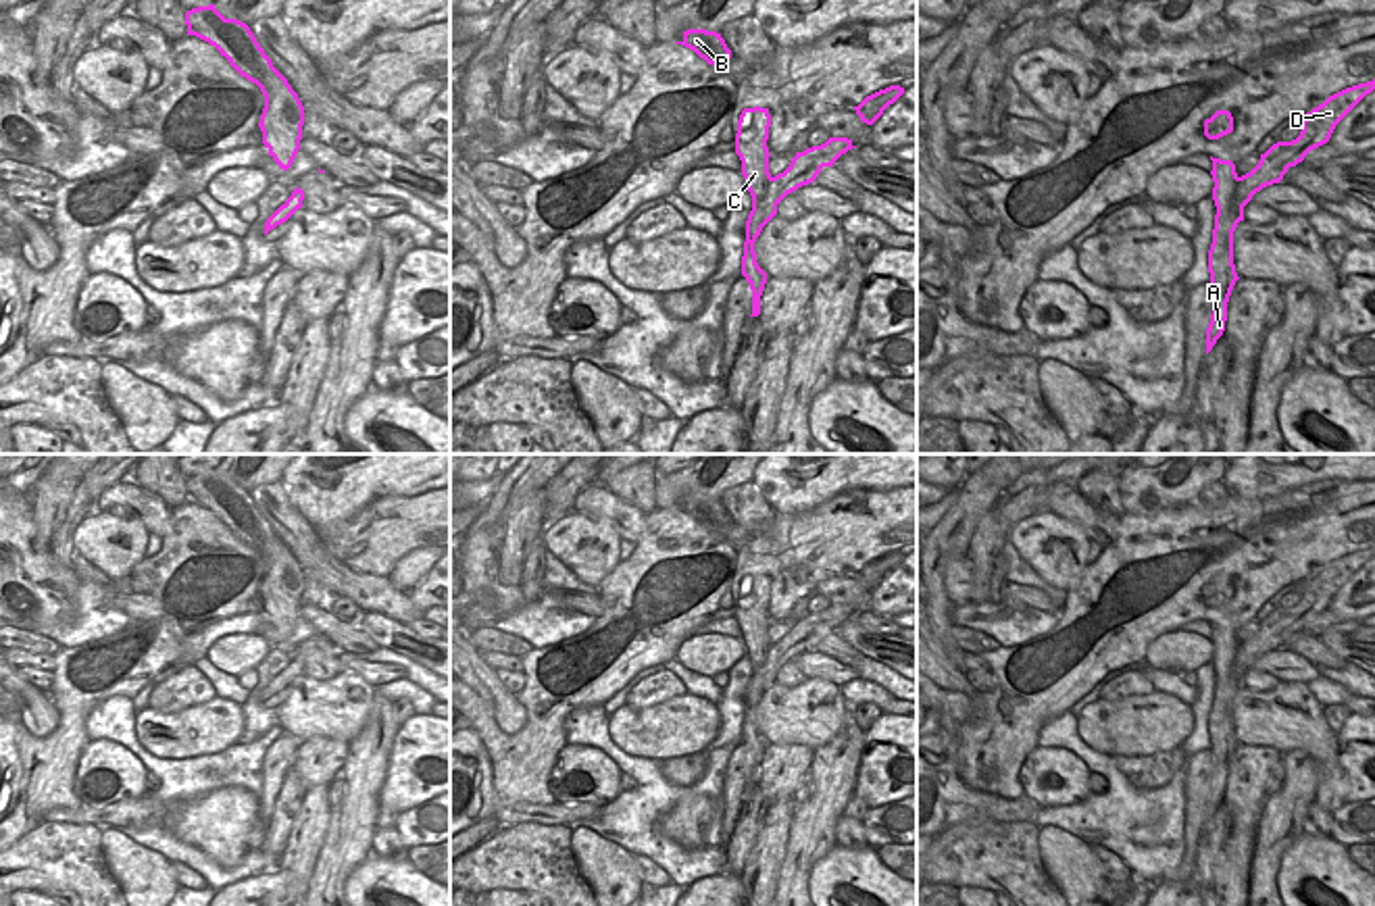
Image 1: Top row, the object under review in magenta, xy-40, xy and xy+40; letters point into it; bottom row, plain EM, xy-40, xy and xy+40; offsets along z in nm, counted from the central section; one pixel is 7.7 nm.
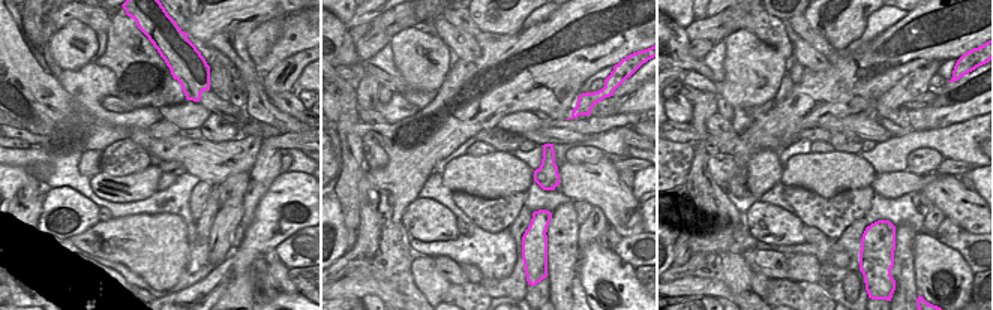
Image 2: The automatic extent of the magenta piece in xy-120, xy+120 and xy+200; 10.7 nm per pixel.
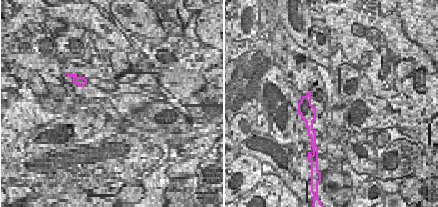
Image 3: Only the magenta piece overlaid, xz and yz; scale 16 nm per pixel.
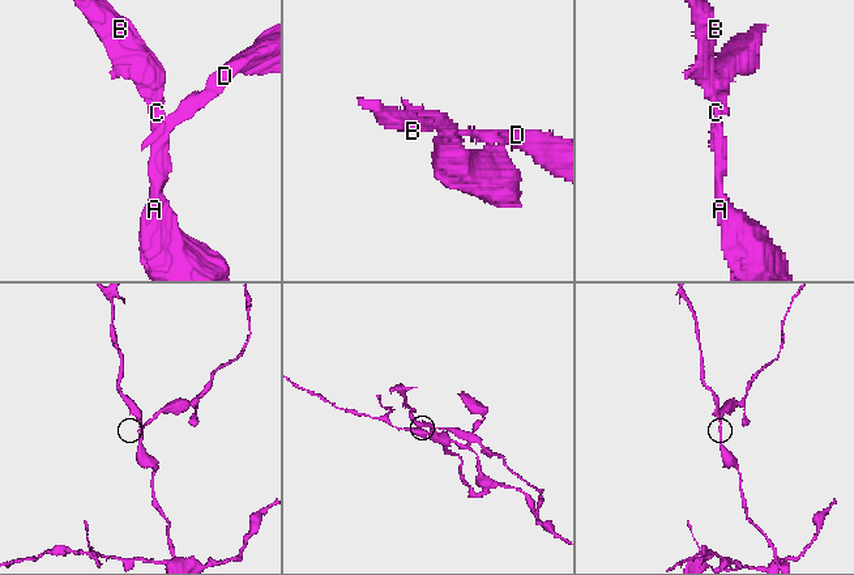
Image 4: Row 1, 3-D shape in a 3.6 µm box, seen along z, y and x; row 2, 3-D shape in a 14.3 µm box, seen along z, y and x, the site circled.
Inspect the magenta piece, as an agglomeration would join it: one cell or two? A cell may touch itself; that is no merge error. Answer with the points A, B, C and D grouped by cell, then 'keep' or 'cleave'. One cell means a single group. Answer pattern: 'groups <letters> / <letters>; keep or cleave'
groups A B C / D; cleave

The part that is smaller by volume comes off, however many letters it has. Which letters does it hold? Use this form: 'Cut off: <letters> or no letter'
Cut off: D

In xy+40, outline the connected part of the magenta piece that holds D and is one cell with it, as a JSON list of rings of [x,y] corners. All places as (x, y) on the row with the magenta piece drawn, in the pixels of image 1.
[[[1375,79],[1329,96],[1323,104],[1306,112],[1300,127],[1302,131],[1296,140],[1277,142],[1265,154],[1260,154],[1258,165],[1238,181],[1238,219],[1244,221],[1244,206],[1256,192],[1267,185],[1279,183],[1290,167],[1302,162],[1310,150],[1327,144],[1335,125],[1373,90]]]

